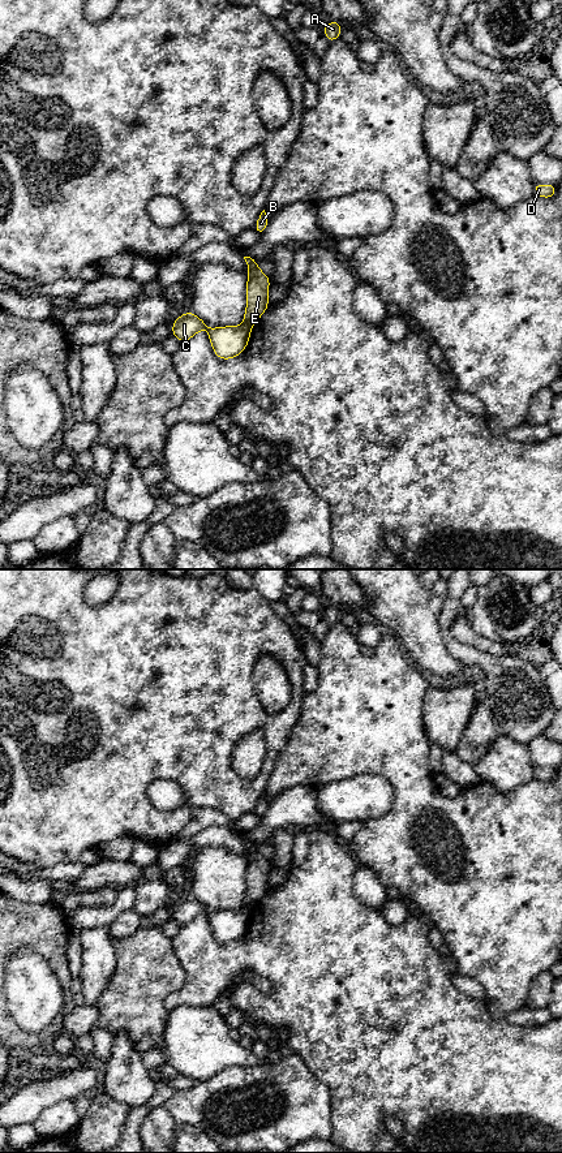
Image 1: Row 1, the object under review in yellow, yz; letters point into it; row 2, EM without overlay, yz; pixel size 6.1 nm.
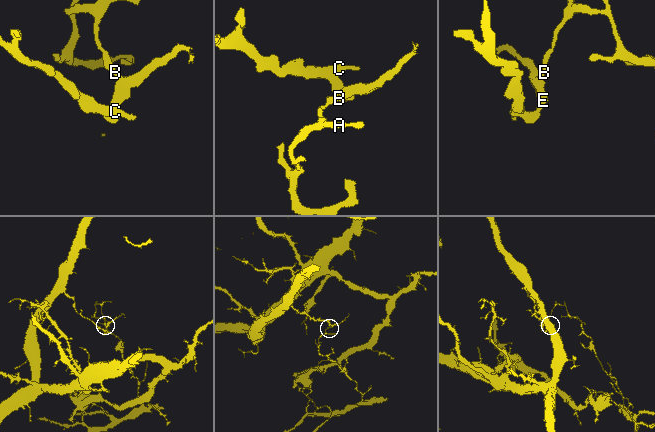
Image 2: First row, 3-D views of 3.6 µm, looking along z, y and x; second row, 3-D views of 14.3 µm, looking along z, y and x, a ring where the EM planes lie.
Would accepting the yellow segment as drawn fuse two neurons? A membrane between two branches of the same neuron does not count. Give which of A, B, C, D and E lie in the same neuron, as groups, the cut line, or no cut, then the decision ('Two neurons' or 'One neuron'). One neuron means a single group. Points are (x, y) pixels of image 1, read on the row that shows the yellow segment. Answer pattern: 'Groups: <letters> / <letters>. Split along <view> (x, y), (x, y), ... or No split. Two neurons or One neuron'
Groups: A B D E / C. Split along yz (244, 322), (252, 325). Two neurons

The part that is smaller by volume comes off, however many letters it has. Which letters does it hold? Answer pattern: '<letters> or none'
A, B, D, E

